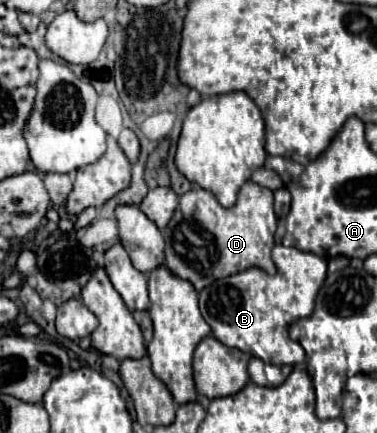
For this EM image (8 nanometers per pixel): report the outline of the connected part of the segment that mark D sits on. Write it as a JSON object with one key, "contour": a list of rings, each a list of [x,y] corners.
{"contour":[[[247,181],[231,209],[221,207],[213,193],[205,189],[191,189],[181,195],[179,209],[163,229],[165,265],[171,269],[171,273],[175,273],[175,277],[191,281],[197,293],[213,281],[245,271],[249,267],[259,267],[269,275],[275,275],[275,265],[271,261],[275,229],[277,217],[273,211],[271,189]]]}

